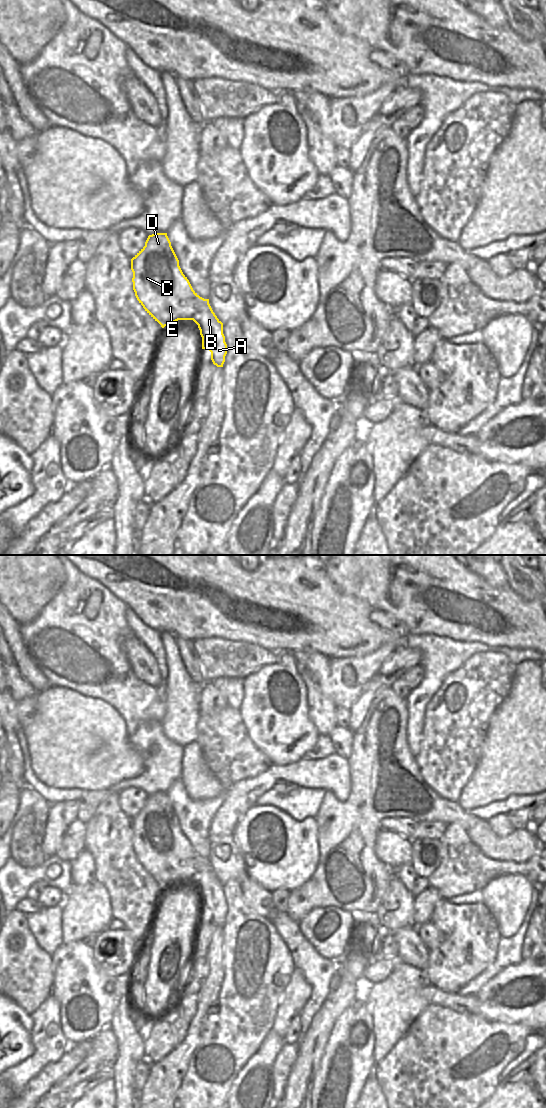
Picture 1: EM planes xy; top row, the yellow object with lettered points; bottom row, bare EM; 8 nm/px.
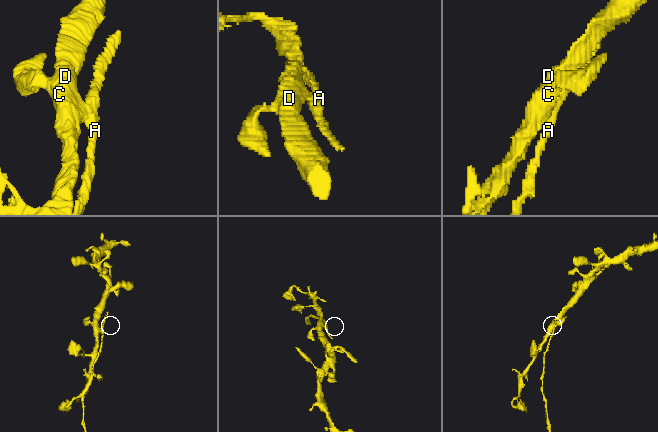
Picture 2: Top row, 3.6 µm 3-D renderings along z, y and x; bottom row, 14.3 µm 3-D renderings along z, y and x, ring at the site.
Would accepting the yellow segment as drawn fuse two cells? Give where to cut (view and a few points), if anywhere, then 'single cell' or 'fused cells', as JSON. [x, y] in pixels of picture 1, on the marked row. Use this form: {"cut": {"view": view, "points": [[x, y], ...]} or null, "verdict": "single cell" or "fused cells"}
{"cut": {"view": "xy", "points": [[208, 302], [205, 308], [192, 319]]}, "verdict": "fused cells"}

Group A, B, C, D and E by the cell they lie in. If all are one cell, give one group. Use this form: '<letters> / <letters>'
A B / C D E

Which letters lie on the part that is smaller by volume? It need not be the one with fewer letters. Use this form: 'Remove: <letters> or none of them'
Remove: A, B

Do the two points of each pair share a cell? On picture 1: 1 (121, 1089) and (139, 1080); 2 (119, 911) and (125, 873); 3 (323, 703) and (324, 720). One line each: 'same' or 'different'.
1: different
2: same
3: same

